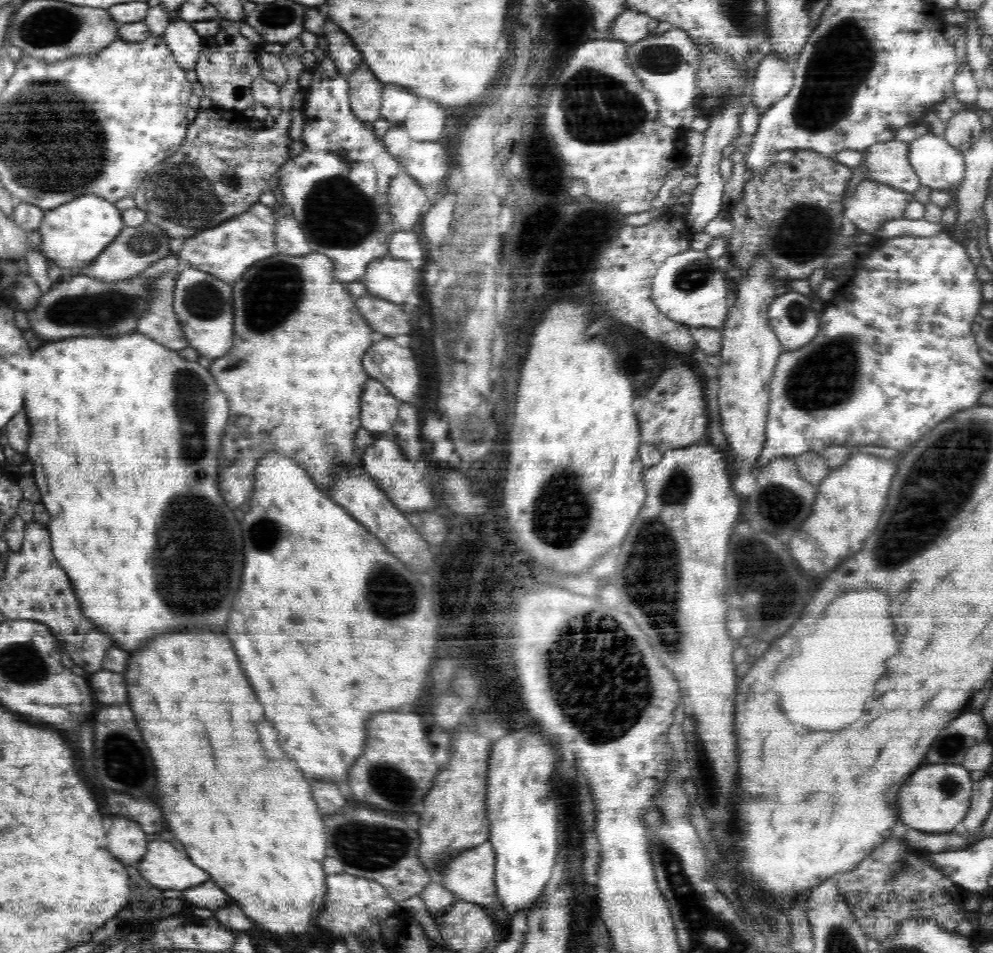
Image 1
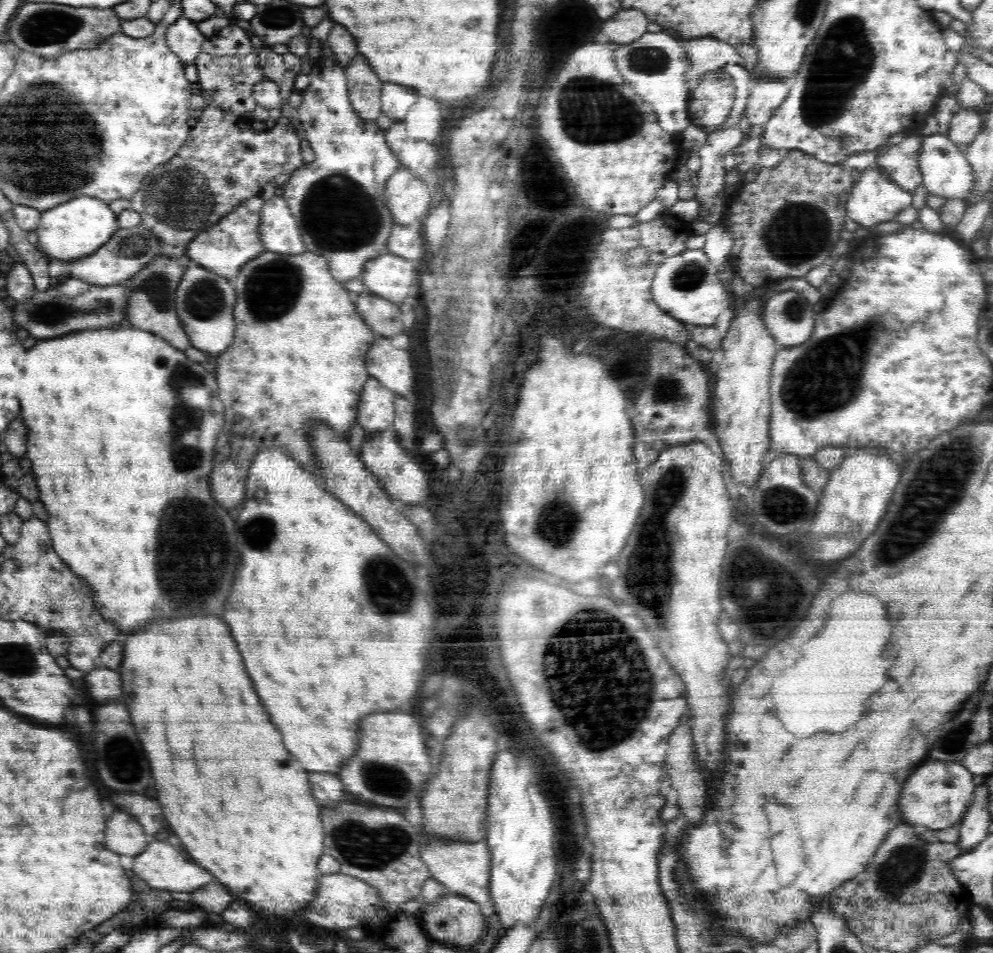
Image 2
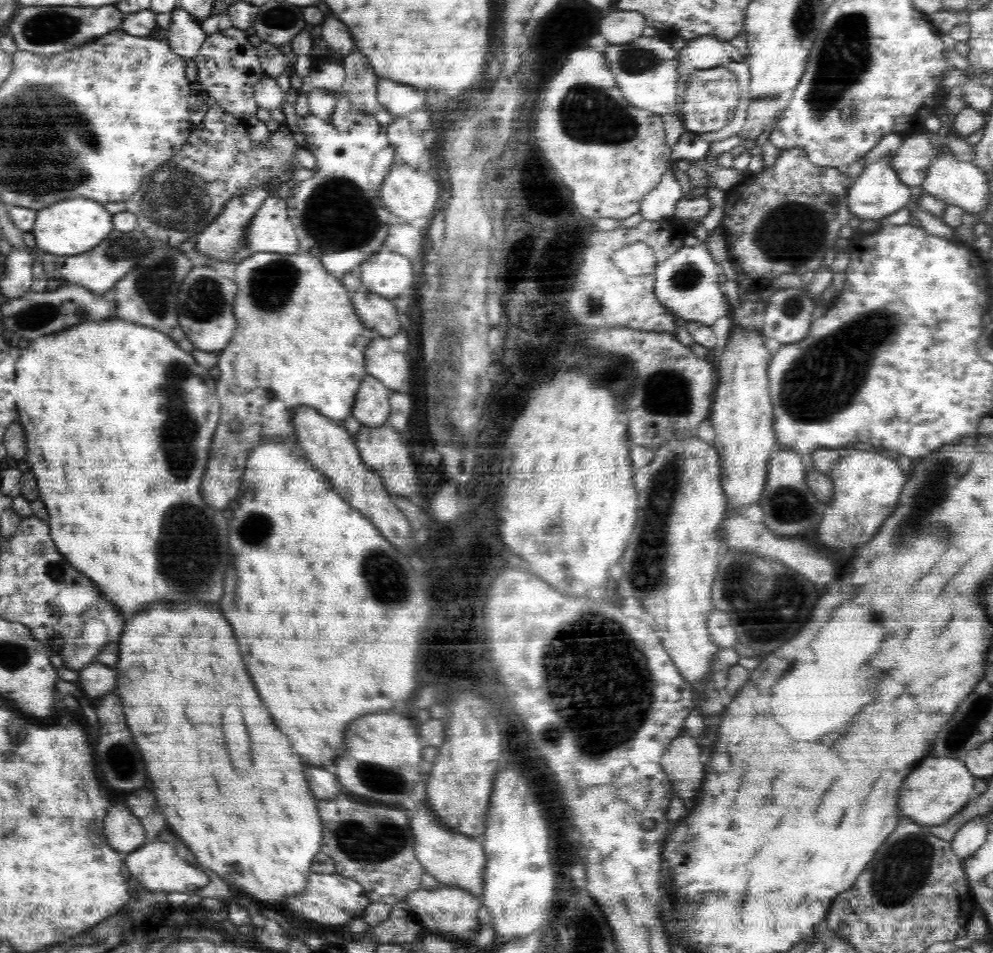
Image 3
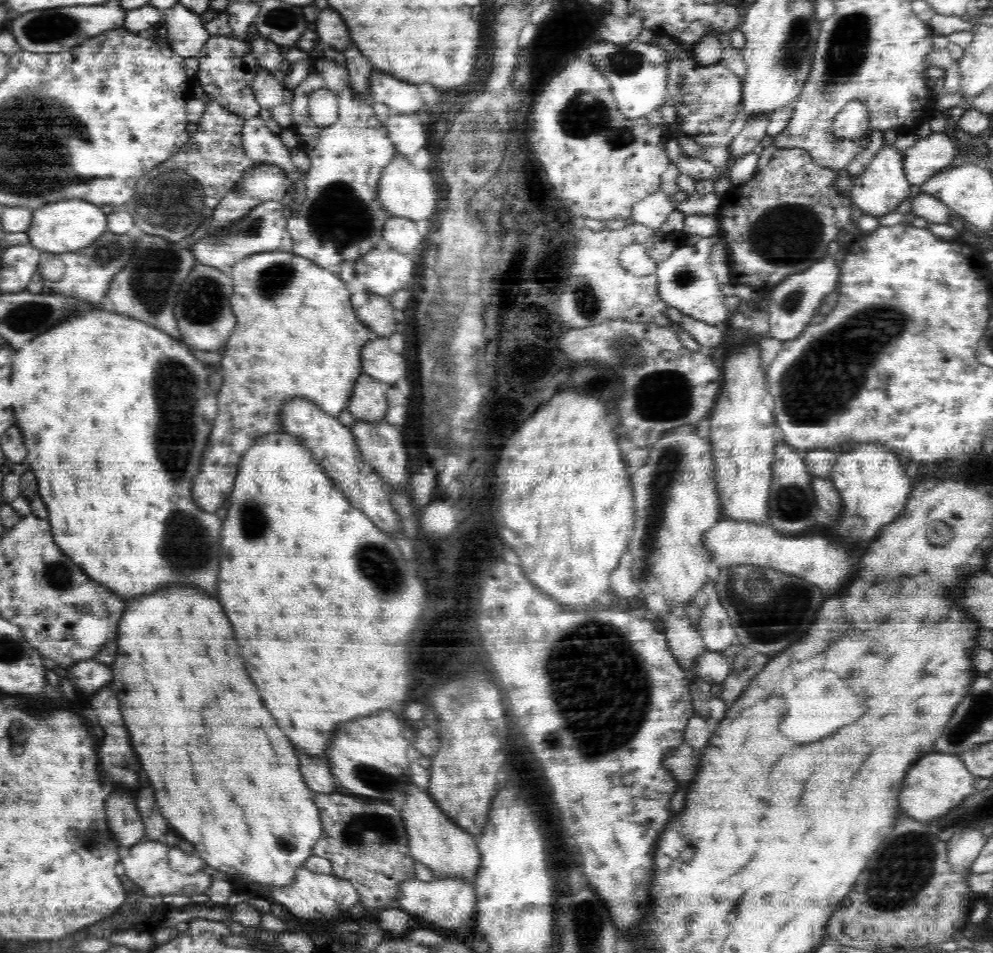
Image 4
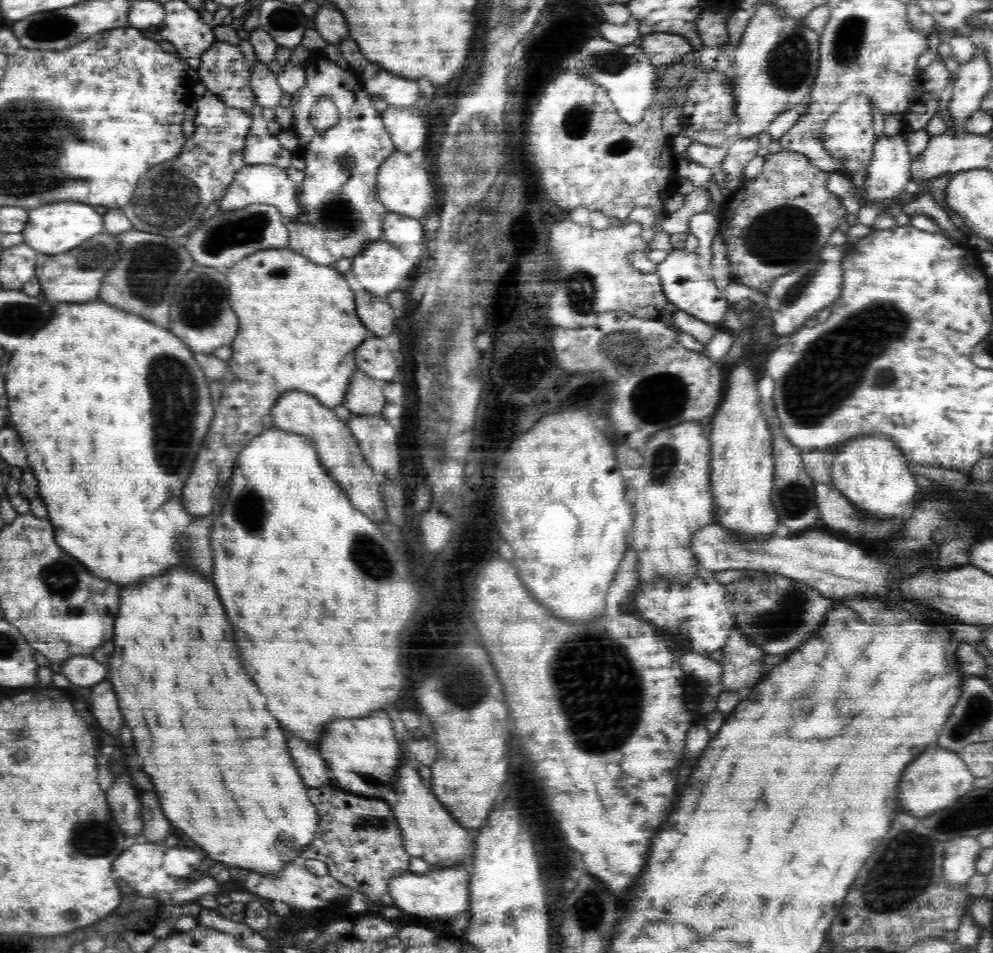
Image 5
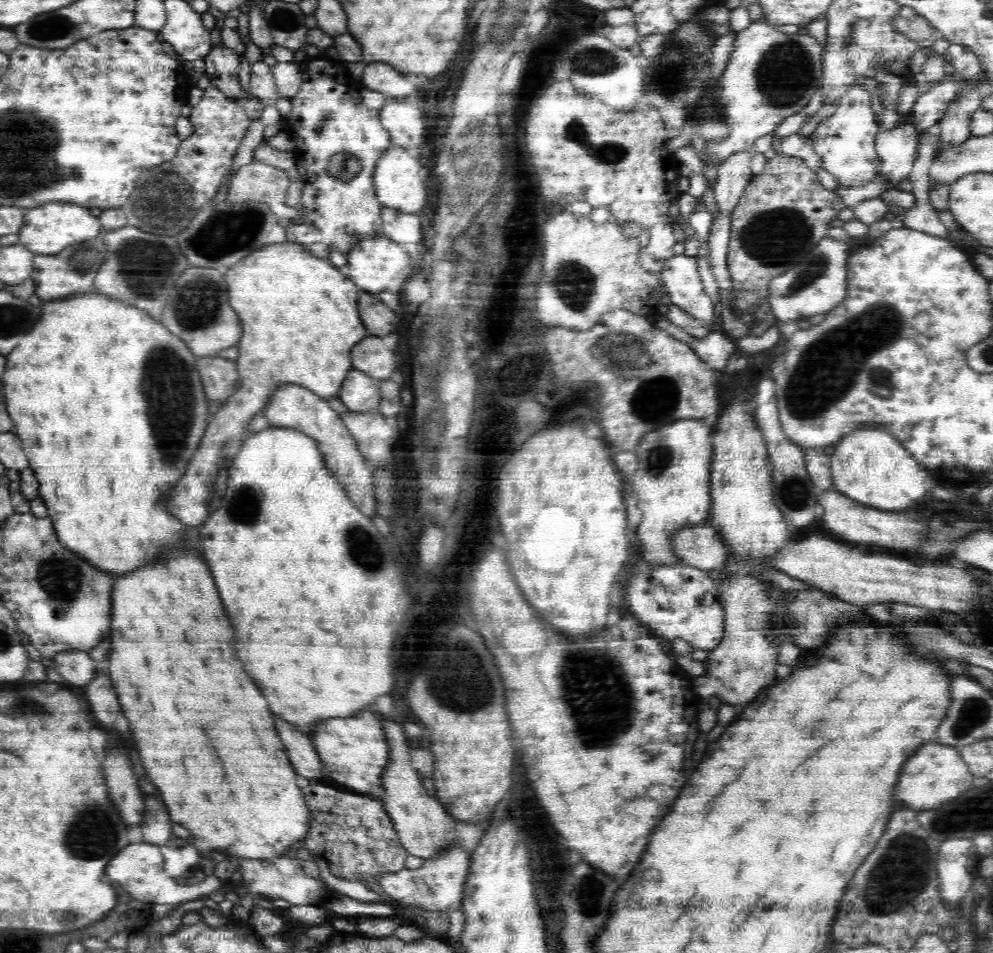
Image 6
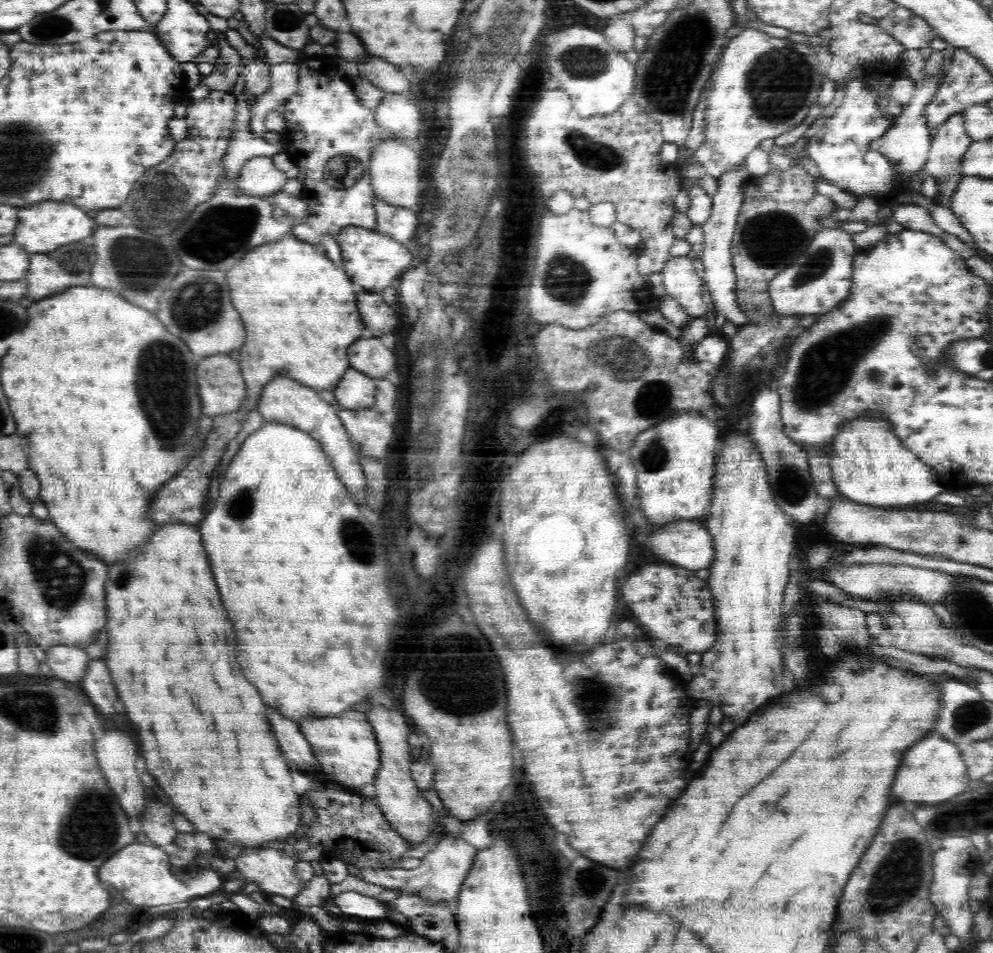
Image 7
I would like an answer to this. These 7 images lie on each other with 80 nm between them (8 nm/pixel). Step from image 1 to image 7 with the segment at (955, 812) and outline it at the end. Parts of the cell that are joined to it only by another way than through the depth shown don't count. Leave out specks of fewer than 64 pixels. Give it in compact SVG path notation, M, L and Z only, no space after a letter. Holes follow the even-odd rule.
M928 734L926 738L922 738L920 744L914 744L904 754L904 760L902 760L904 768L898 768L892 794L904 802L910 800L918 804L938 804L938 802L949 801L969 790L970 778L967 776L967 766L956 746L957 744L944 740L938 734Z

